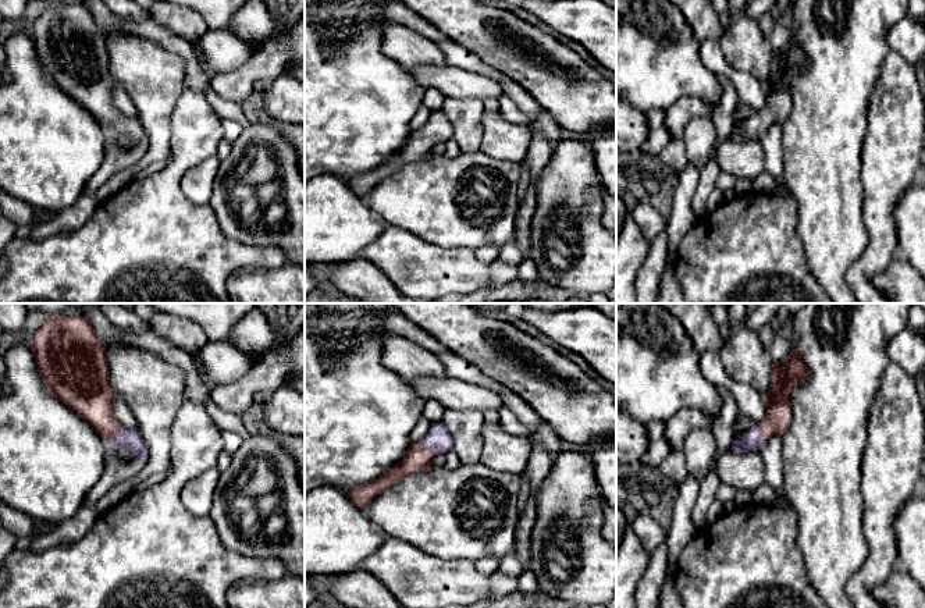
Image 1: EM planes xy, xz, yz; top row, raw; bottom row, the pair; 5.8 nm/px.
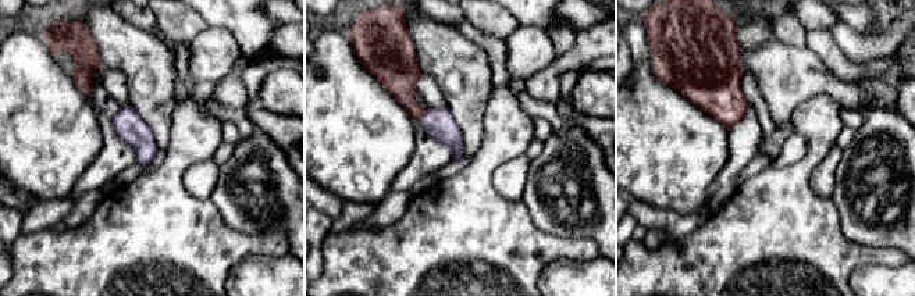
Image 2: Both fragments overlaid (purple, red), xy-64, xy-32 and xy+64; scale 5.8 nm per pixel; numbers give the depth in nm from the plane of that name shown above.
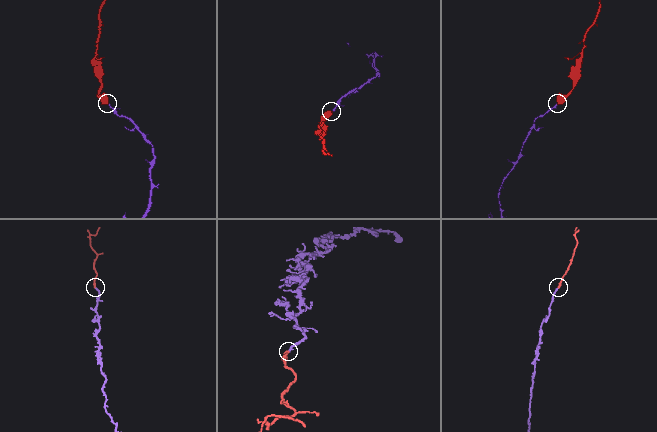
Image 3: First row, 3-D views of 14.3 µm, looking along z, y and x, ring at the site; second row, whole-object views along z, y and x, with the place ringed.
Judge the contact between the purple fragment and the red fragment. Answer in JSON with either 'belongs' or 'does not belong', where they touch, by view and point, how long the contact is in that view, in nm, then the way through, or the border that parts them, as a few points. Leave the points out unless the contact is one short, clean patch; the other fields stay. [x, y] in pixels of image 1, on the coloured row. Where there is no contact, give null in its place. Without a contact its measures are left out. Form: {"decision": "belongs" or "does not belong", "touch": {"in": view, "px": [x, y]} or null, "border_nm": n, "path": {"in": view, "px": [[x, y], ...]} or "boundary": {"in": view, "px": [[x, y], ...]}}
{"decision": "belongs", "touch": {"in": "xy", "px": [114, 436]}, "border_nm": 130, "path": {"in": "xy", "px": [[131, 438], [114, 436], [102, 420], [92, 400]]}}

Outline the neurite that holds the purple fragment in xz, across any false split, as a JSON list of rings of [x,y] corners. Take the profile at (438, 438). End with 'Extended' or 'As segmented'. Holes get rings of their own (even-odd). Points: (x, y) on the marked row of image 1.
[[[444,422],[431,423],[428,434],[421,442],[412,442],[405,458],[392,466],[385,474],[374,481],[356,486],[346,491],[352,504],[364,511],[364,508],[383,491],[398,484],[405,477],[428,472],[433,469],[431,461],[435,454],[448,454],[452,451],[452,437]]]. Extended

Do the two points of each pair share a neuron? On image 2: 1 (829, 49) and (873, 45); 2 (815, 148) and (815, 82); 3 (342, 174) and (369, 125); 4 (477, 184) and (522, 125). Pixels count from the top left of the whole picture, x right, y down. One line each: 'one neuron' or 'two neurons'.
1: two neurons
2: two neurons
3: one neuron
4: one neuron

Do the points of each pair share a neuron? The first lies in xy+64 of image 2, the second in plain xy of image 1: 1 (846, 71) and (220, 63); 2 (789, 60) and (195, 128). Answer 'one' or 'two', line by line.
1: two
2: two

